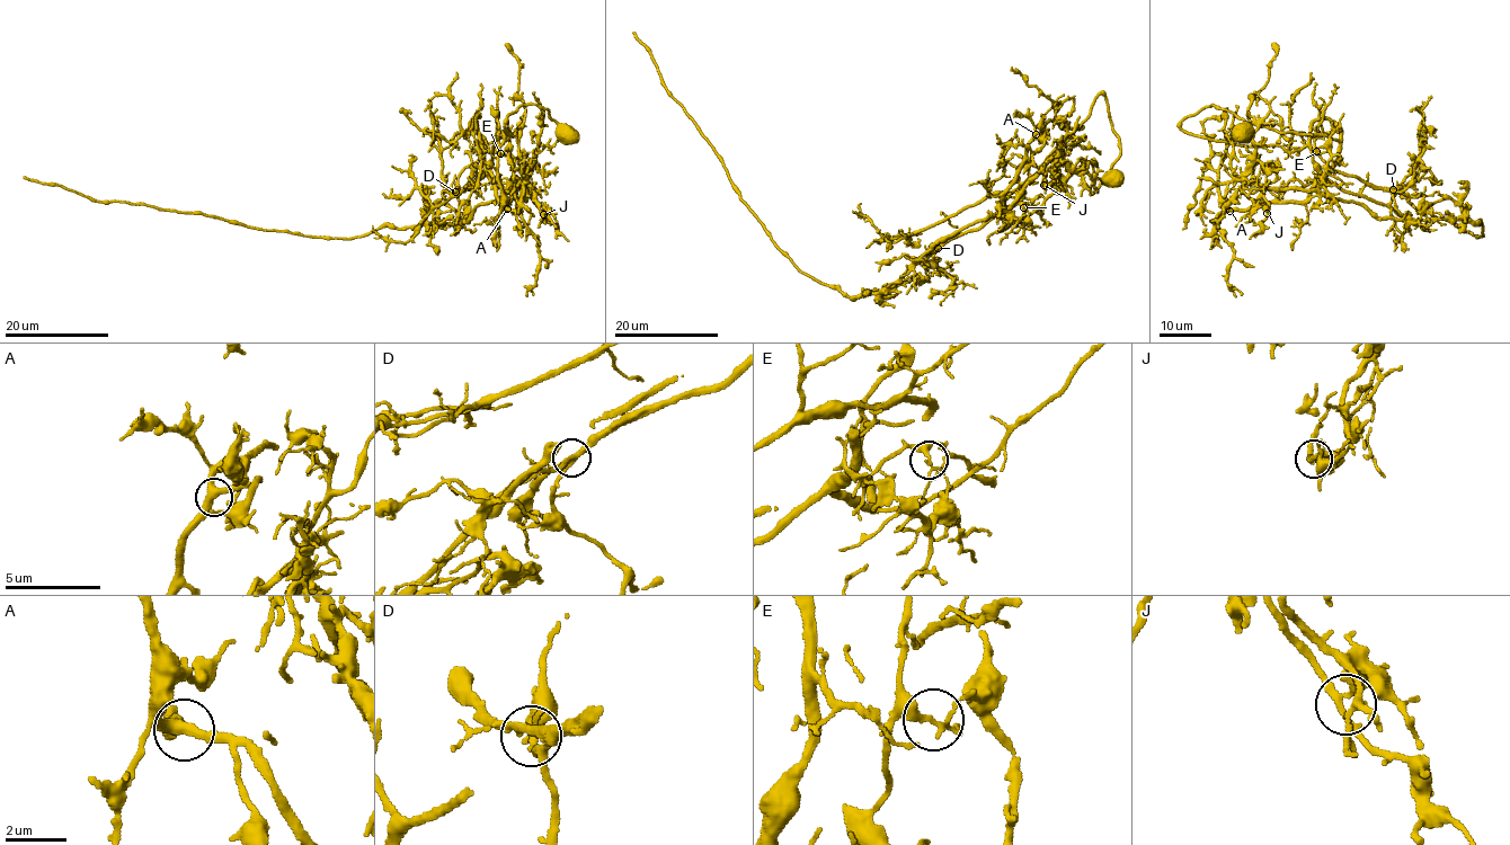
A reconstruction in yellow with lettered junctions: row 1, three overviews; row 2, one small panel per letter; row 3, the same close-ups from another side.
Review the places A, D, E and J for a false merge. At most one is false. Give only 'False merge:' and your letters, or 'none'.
False merge: E

